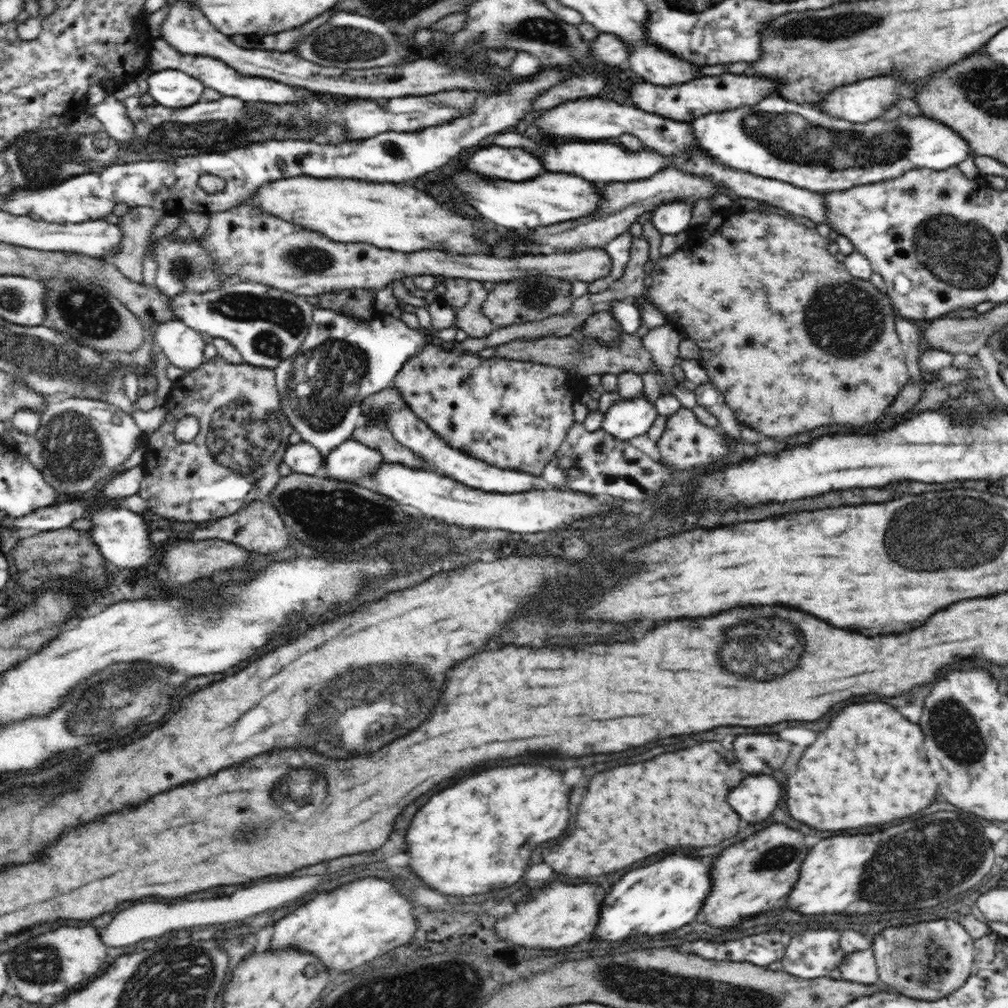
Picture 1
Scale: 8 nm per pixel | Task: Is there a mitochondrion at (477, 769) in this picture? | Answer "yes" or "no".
no

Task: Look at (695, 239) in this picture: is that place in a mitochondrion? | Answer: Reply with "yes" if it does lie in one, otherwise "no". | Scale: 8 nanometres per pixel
no

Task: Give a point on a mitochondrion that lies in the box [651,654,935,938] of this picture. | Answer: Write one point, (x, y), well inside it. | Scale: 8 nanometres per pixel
(777, 857)

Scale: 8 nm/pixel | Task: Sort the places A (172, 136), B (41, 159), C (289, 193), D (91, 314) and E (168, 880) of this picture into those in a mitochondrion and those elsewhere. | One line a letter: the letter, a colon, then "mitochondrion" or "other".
A: mitochondrion
B: mitochondrion
C: other
D: mitochondrion
E: other

